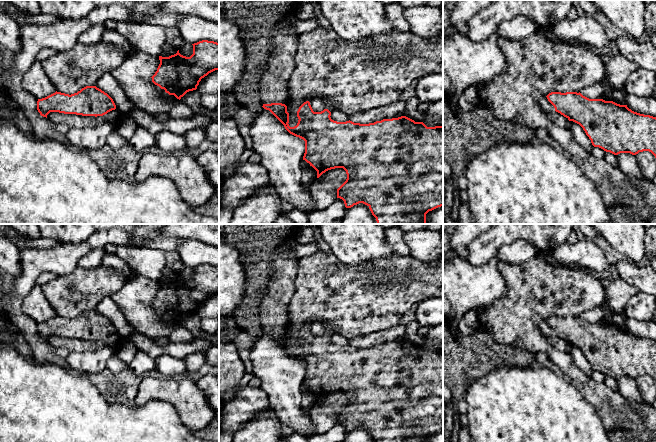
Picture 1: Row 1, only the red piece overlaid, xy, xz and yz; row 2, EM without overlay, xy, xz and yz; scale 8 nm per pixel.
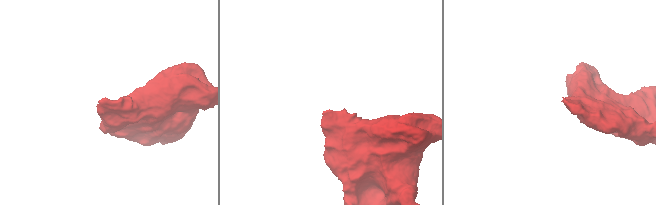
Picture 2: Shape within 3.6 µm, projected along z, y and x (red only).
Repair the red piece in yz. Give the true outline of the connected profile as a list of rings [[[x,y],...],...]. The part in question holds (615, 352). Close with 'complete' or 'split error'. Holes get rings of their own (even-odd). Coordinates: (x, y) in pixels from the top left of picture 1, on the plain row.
[[[551,316],[539,323],[543,337],[558,336],[569,345],[579,348],[591,364],[594,371],[599,371],[614,379],[649,375],[656,382],[656,341],[632,335],[627,329],[620,329],[603,323],[589,323],[580,316]]]; split error

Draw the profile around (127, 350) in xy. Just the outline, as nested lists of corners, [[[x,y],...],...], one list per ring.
[[[122,339],[120,341],[120,345],[116,352],[116,355],[121,361],[129,364],[133,360],[137,351],[138,349],[132,342],[126,339]]]

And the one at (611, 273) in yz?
[[[614,264],[608,265],[608,268],[602,272],[590,270],[587,268],[580,268],[580,267],[576,267],[574,265],[568,265],[568,266],[566,266],[566,268],[581,269],[585,273],[587,273],[587,274],[589,274],[589,275],[591,275],[599,280],[609,279],[610,281],[614,281],[617,278],[619,278],[619,273],[618,273]]]

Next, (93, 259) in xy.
[[[95,248],[83,256],[77,263],[82,269],[94,269],[102,265],[102,258],[105,254],[103,248]]]

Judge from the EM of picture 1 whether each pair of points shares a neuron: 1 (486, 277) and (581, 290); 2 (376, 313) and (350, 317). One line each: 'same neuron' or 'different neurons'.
1: different neurons
2: same neuron

